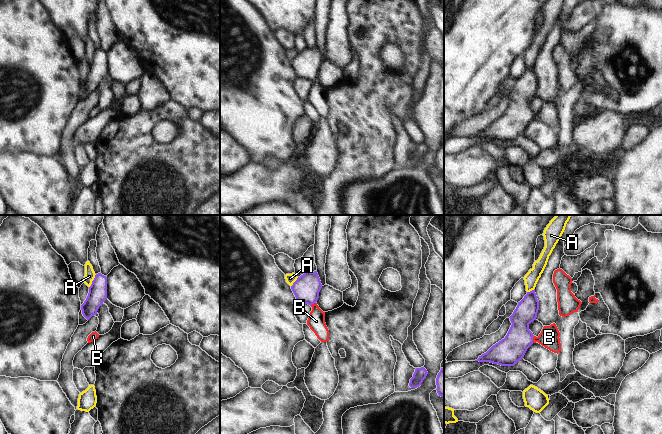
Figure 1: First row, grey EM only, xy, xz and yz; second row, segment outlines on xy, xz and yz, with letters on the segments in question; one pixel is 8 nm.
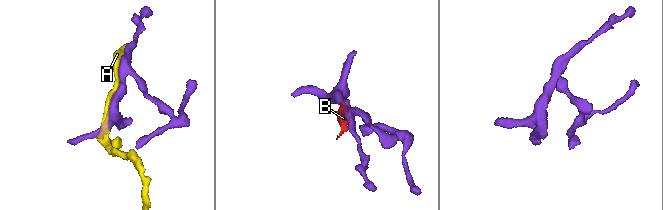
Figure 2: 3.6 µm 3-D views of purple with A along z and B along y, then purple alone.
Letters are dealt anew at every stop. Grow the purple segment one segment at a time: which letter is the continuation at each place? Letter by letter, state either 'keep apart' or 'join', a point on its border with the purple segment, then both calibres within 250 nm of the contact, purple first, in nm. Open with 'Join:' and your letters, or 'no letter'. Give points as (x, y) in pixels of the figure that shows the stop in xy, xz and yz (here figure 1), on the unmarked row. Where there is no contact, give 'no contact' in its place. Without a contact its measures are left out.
Join: B
A: keep apart; meets purple in xy at (92, 57); 150 nm thick on the purple side, 80 nm on the other
B: join; meets purple in yz at (532, 115); 220 nm thick on the purple side, 160 nm on the other

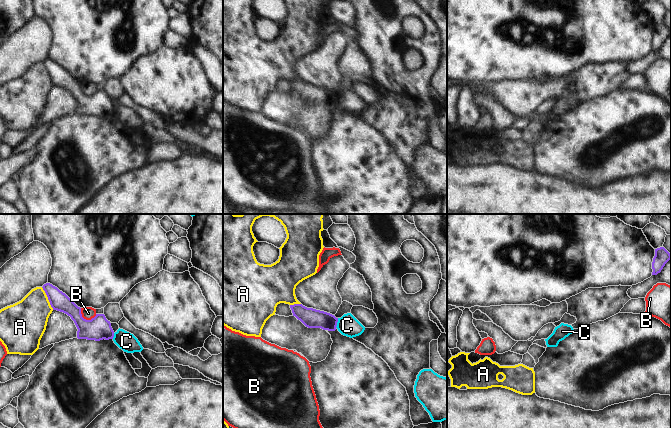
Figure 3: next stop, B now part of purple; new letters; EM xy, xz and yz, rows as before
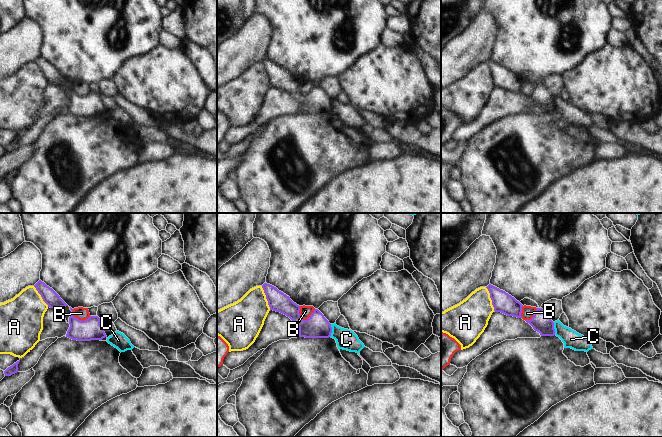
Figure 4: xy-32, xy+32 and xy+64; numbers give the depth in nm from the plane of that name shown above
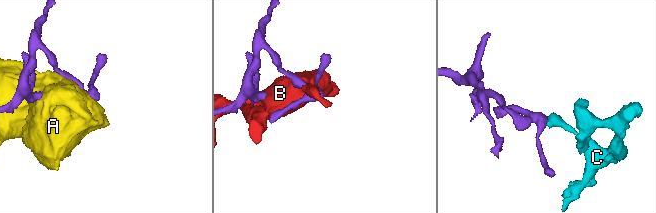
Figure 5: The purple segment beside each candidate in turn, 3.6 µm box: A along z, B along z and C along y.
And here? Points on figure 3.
Join: no letter
A: keep apart; meets purple in xy at (48, 74); 150 nm thick on the purple side, 320 nm on the other
B: keep apart; meets purple in xy at (85, 95); 190 nm thick on the purple side, 100 nm on the other
C: keep apart; meets purple in xz at (336, 99); 160 nm thick on the purple side, 170 nm on the other

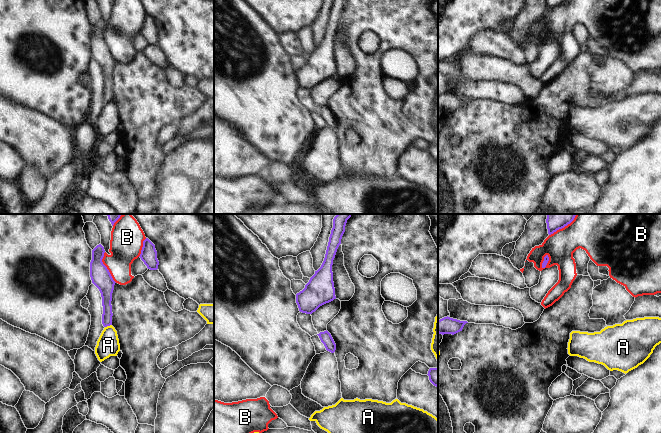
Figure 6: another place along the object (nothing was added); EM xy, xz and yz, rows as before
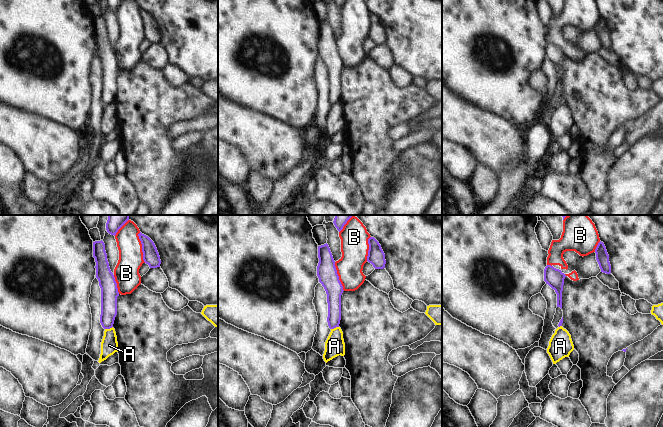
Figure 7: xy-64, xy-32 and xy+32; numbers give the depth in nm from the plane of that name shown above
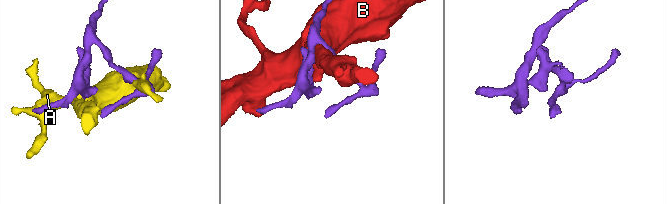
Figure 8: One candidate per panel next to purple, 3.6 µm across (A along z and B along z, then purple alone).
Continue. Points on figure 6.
Join: no letter
A: keep apart; meets purple in xy at (108, 101); 90 nm thick on the purple side, 180 nm on the other
B: keep apart; meets purple in xy at (106, 43); 160 nm thick on the purple side, 260 nm on the other

